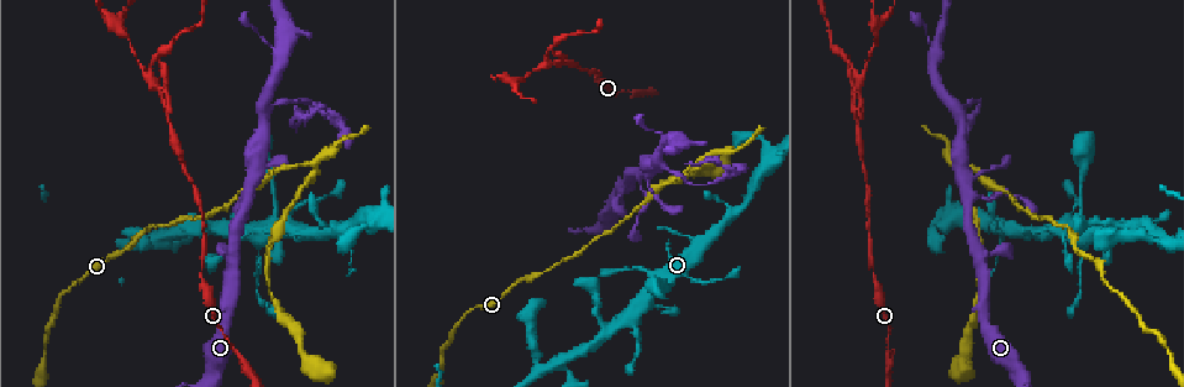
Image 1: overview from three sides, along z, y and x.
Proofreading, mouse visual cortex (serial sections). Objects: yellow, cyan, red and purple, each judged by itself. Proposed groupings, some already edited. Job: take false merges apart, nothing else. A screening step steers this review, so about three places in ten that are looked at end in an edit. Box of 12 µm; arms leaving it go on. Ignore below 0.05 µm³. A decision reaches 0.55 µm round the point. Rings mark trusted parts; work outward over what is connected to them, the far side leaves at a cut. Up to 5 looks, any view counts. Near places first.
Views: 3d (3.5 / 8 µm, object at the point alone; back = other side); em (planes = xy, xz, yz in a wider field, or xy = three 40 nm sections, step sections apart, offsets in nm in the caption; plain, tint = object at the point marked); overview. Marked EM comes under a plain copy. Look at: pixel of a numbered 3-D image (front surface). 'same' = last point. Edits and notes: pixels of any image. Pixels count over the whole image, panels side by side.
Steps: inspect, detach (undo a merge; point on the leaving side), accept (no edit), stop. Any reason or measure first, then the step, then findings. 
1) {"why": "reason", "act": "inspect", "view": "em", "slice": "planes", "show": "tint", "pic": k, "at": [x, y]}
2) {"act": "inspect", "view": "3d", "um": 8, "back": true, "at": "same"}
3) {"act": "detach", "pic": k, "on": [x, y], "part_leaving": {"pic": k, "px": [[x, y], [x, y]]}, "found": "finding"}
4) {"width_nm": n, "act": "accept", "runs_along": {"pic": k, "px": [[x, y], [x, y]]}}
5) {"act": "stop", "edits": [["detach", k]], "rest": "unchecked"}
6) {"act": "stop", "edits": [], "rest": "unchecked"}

{"why": "three-way junction", "act": "inspect", "view": "3d", "um": 8, "pic": 1, "at": [313, 163]}

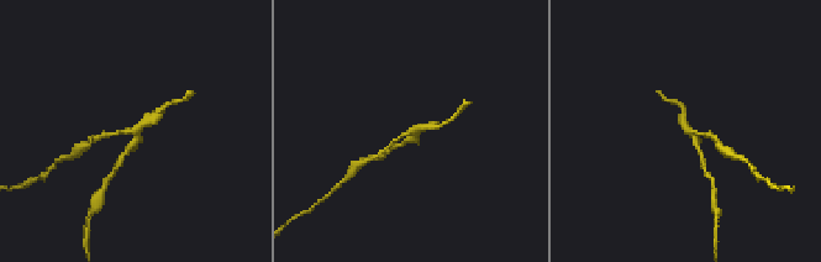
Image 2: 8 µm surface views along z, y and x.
{"arms": 3, "arm_widths_nm": [150, 150, 200], "act": "inspect", "view": "em", "slice": "planes", "show": "tint", "pic": 2, "at": [135, 133]}

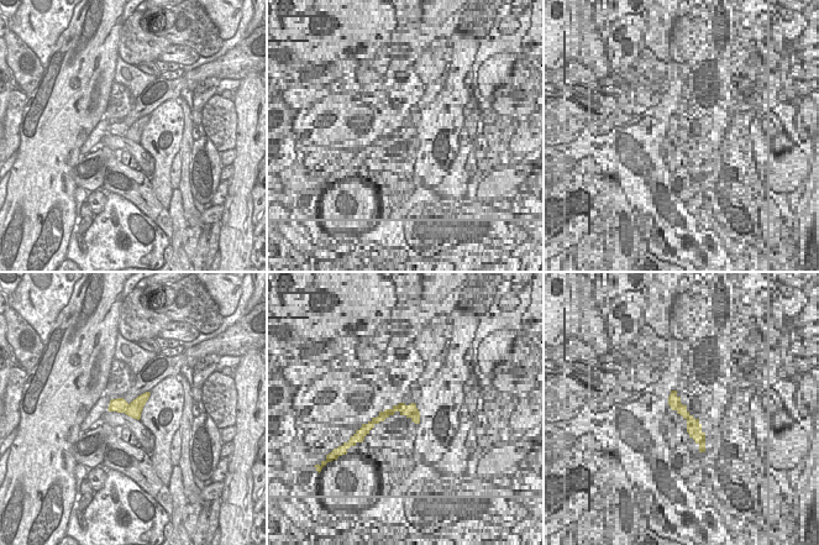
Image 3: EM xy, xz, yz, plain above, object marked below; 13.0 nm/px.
{"act": "detach", "pic": 2, "on": [162, 110], "part_leaving": {"pic": 2, "px": [[136, 132], [138, 139], [114, 172]]}, "found": "a second cell is stuck on"}

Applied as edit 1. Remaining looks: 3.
{"why": "side arm on a straight run", "act": "inspect", "view": "3d", "um": 3.5, "pic": 1, "at": [966, 201]}

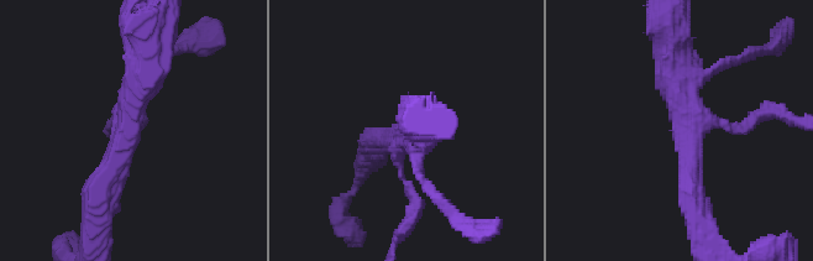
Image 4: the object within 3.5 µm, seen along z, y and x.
{"act": "inspect", "view": "em", "slice": "xy", "step": 1, "show": "tint", "pic": 4, "at": [687, 131]}

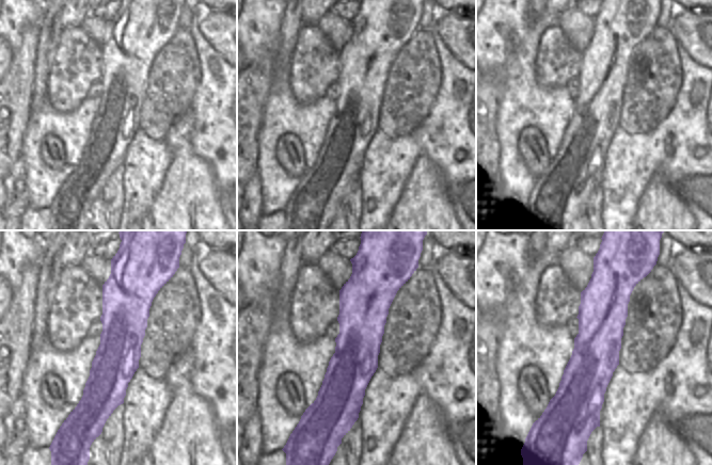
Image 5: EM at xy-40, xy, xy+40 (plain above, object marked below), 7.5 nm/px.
{"width_nm": 360, "act": "accept", "runs_along": {"pic": 4, "px": [[100, 210], [148, 58]]}, "found": "continuous, no second cell"}

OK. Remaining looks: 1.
{"act": "stop", "edits": [["detach", 2]], "rest": "unchecked"}

